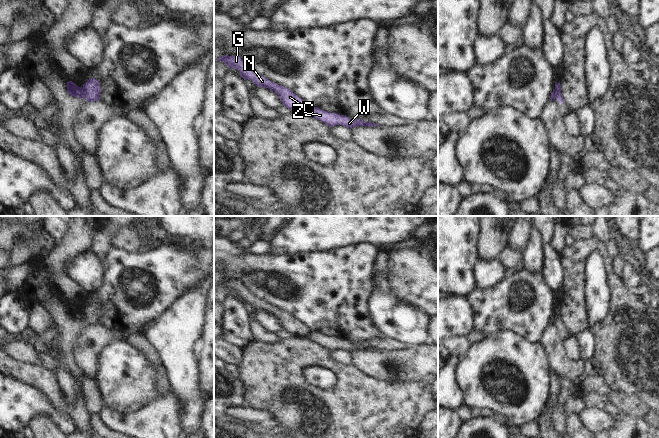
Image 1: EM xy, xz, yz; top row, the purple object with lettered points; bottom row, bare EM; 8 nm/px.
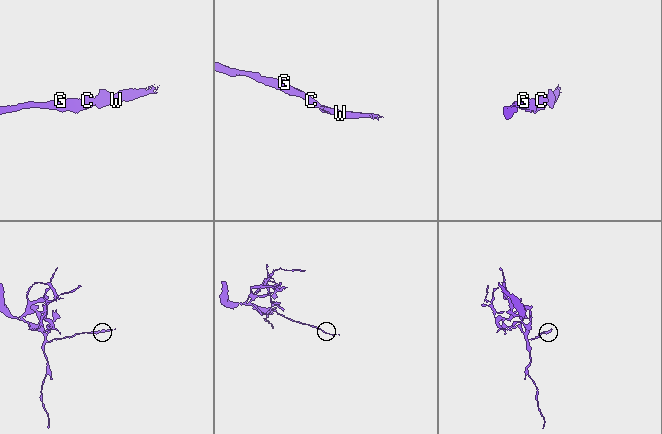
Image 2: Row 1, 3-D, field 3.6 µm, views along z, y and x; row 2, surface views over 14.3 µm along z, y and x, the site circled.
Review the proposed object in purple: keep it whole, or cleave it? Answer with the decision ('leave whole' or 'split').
split

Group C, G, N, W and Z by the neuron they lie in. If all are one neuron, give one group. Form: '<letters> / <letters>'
C G N / W Z

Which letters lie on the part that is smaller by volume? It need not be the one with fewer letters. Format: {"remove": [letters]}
{"remove": ["W", "Z"]}

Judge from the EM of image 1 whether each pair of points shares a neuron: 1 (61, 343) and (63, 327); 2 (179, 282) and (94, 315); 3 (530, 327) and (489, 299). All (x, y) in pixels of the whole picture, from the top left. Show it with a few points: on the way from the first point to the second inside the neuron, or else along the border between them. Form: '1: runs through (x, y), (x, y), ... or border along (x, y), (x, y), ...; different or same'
1: runs through (63, 339), (63, 331); same
2: border along (91, 301), (94, 301), (99, 308), (99, 324); different
3: runs through (520, 317), (505, 308), (499, 308); same

